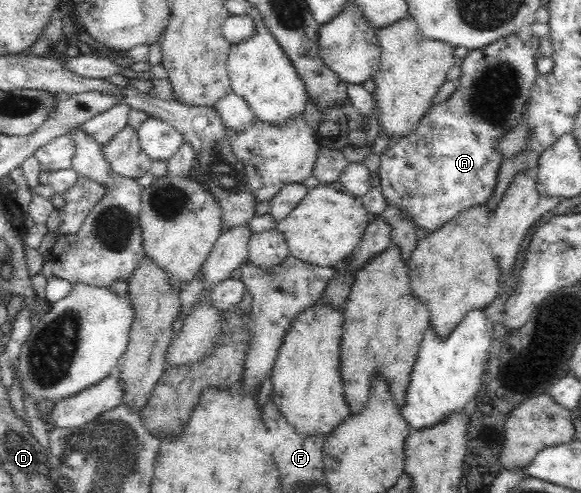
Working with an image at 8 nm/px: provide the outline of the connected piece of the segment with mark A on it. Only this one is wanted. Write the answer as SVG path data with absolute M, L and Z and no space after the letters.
M503 36L491 45L468 50L460 65L460 85L452 95L431 106L411 135L391 142L387 151L380 155L379 182L385 203L413 222L419 239L443 227L468 208L484 206L495 190L501 161L494 143L501 134L523 122L522 109L536 78L533 55L539 54L538 43L537 37L535 41L517 41L513 37Z

